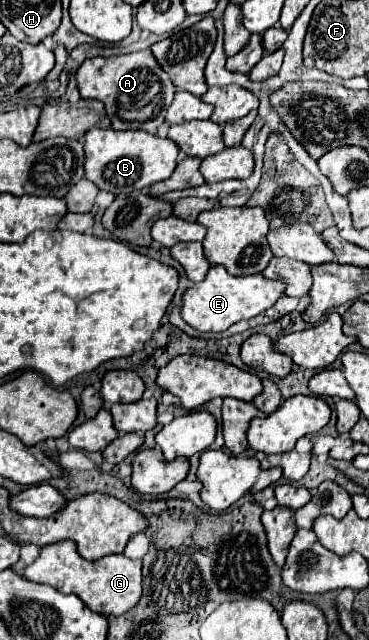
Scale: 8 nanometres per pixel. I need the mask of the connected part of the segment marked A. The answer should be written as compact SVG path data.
M149 49L119 57L87 59L75 77L83 99L99 99L105 103L111 129L115 131L143 129L147 133L157 133L157 127L165 123L165 113L177 91L173 81L169 81L169 73L157 65L157 59Z

